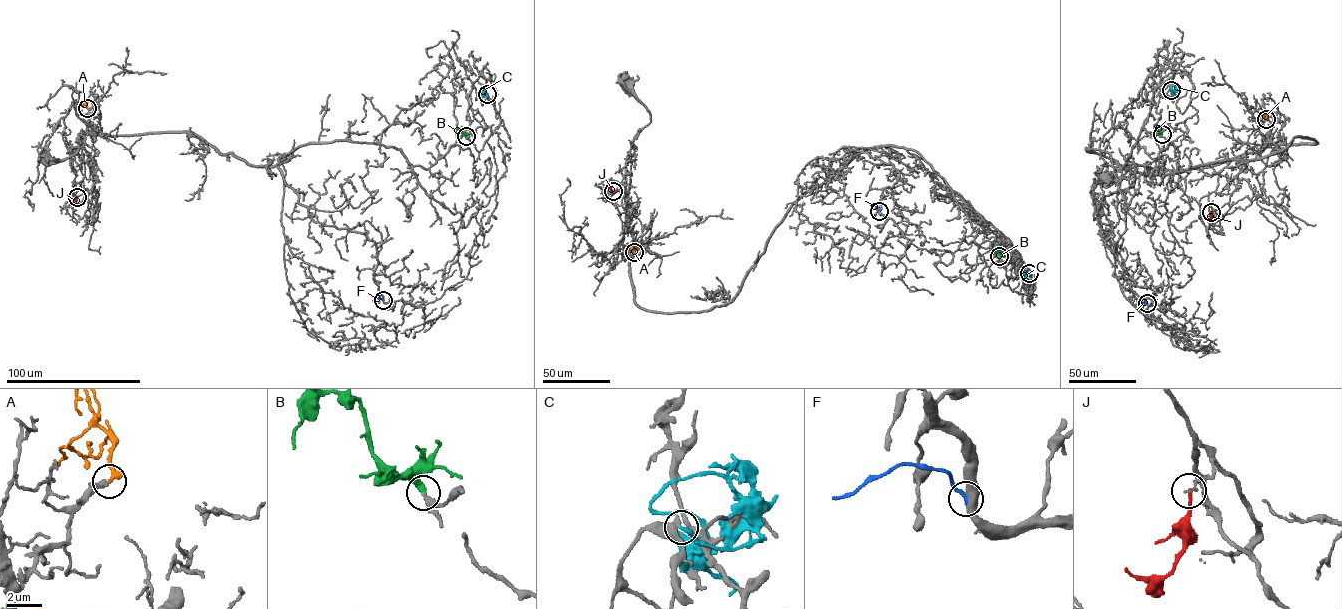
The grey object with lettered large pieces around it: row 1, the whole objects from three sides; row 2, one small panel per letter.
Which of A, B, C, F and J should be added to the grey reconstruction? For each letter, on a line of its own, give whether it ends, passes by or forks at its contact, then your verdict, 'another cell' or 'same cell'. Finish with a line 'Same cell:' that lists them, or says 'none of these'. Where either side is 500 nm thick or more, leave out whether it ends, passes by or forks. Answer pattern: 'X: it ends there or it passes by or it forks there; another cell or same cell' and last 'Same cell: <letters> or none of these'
A: it ends there; same cell
B: it ends there; another cell
C: it ends there; another cell
F: another cell
J: it ends there; another cell
Same cell: A

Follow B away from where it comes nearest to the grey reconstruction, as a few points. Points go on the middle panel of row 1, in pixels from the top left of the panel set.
B: (1000, 256), (993, 244)

